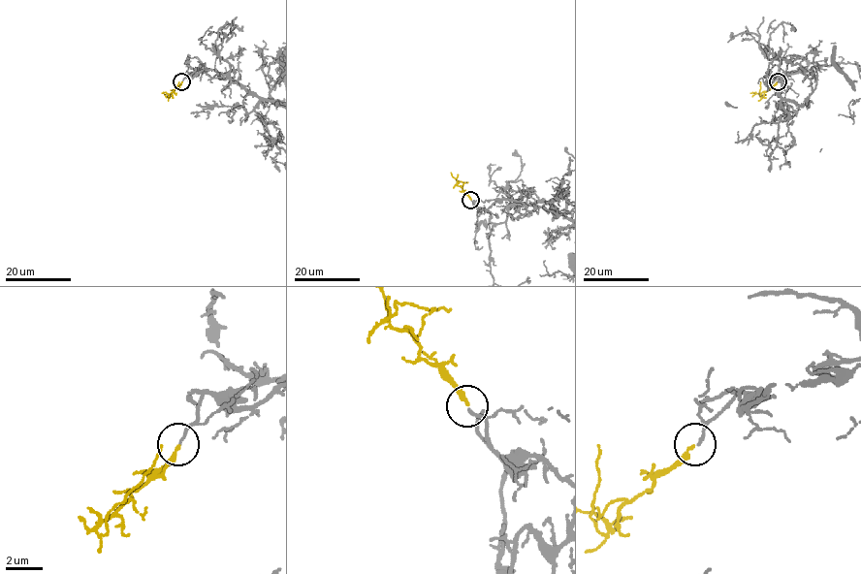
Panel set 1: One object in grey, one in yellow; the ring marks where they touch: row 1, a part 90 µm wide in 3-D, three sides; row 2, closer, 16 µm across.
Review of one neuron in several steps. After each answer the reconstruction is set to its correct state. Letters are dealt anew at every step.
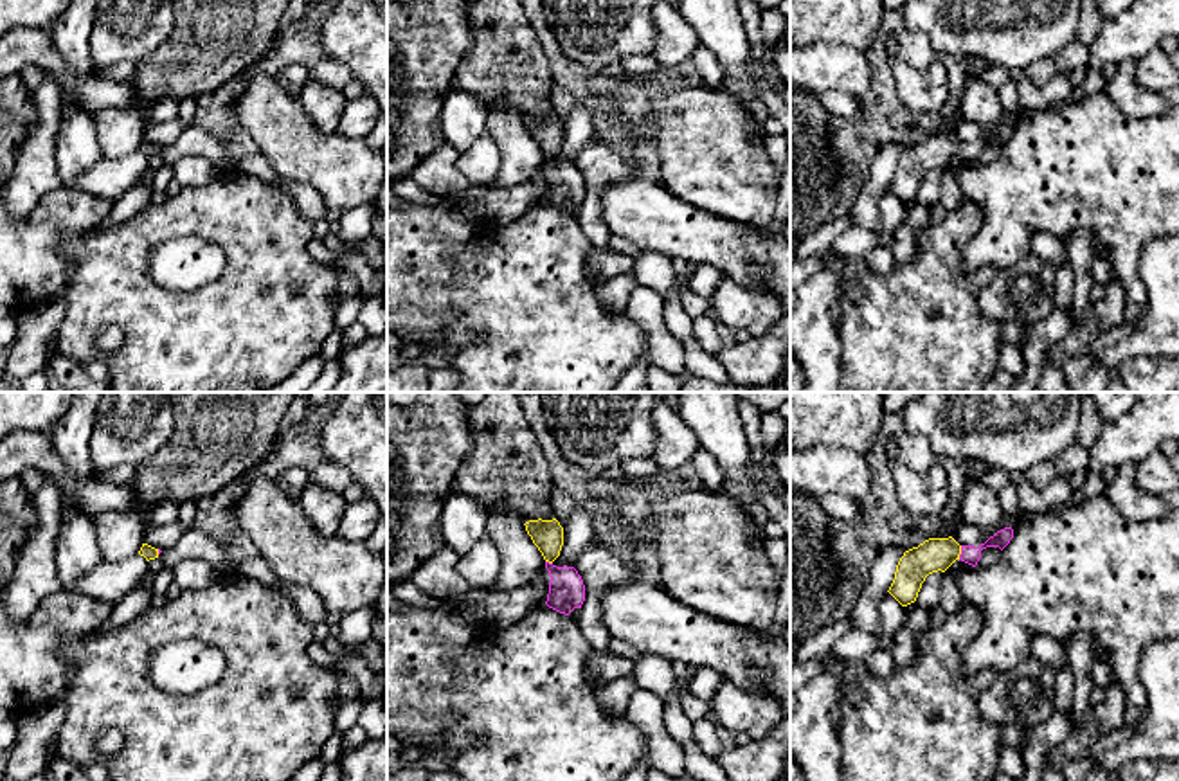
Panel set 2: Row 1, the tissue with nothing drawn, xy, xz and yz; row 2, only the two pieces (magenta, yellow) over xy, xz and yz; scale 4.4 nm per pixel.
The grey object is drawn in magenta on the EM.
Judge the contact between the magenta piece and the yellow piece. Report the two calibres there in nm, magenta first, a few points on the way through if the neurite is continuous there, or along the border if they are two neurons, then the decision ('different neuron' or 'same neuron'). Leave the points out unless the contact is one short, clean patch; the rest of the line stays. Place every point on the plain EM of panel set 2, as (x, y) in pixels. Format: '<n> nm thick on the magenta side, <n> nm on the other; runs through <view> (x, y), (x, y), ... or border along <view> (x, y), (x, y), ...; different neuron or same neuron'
90 nm thick on the magenta side, 150 nm on the other; runs through yz (971, 152), (962, 150), (933, 152); same neuron

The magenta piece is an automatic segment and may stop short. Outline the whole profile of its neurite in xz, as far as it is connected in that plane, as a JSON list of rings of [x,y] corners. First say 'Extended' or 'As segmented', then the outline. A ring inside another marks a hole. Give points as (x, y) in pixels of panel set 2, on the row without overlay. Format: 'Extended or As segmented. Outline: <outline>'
Extended. Outline: [[[556,115],[529,117],[524,121],[533,140],[538,144],[549,167],[549,191],[545,202],[560,211],[569,212],[581,205],[585,198],[585,182],[574,164],[556,164],[553,158],[560,153],[563,142],[563,124]]]

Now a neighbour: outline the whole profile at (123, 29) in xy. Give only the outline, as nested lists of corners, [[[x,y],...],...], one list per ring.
[[[99,0],[88,50],[97,68],[148,58],[175,25],[171,0]]]

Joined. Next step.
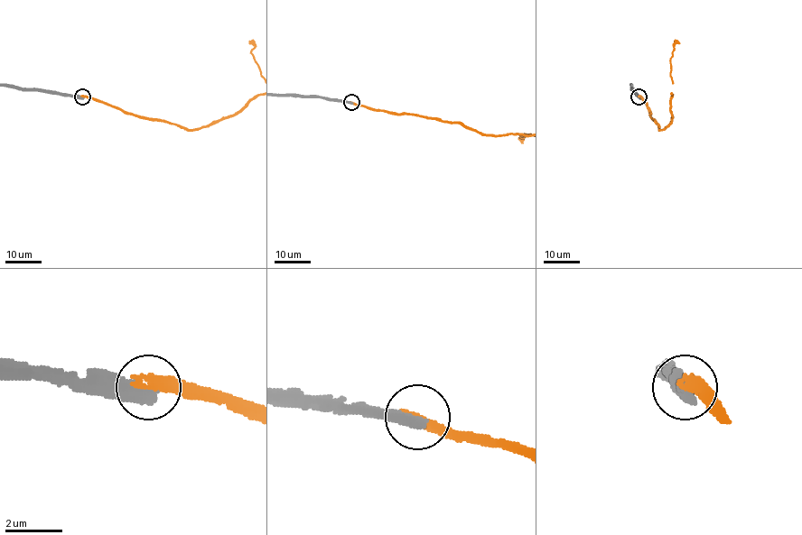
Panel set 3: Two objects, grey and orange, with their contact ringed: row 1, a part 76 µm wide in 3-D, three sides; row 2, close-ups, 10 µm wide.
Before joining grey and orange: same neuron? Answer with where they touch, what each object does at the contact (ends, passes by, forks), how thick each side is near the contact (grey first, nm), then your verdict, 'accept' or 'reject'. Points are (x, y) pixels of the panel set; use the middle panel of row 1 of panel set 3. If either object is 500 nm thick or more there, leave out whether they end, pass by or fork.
(351, 102) | 500/400 nm | reject

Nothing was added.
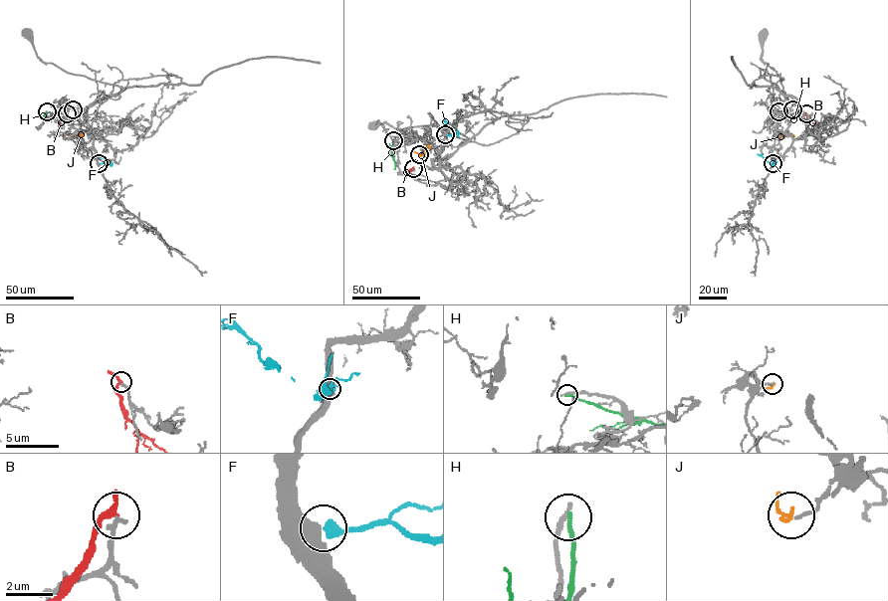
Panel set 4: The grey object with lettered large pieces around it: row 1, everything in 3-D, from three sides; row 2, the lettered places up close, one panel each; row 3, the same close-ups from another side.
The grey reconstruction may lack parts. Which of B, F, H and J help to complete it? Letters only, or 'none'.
F

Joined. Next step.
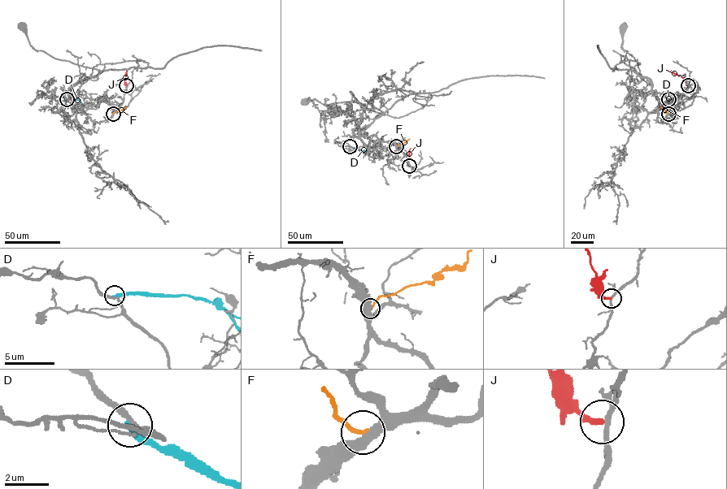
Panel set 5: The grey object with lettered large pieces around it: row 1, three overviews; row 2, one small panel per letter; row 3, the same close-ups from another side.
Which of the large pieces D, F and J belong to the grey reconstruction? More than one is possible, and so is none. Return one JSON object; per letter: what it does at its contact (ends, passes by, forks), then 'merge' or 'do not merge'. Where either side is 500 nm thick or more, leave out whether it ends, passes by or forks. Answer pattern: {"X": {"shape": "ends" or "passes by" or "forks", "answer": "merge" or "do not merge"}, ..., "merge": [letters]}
{"D": {"shape": "ends", "answer": "do not merge"}, "F": {"answer": "do not merge"}, "J": {"shape": "ends", "answer": "do not merge"}, "merge": []}

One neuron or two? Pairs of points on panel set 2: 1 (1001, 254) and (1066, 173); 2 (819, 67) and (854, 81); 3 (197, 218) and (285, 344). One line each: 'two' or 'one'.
1: one
2: one
3: one

